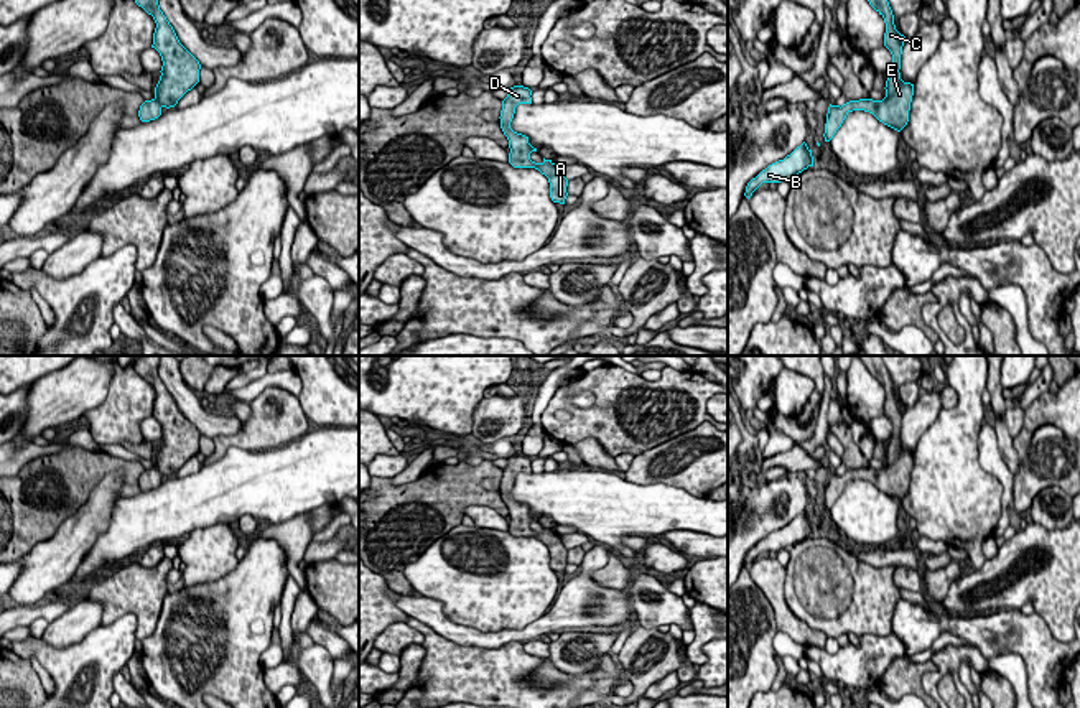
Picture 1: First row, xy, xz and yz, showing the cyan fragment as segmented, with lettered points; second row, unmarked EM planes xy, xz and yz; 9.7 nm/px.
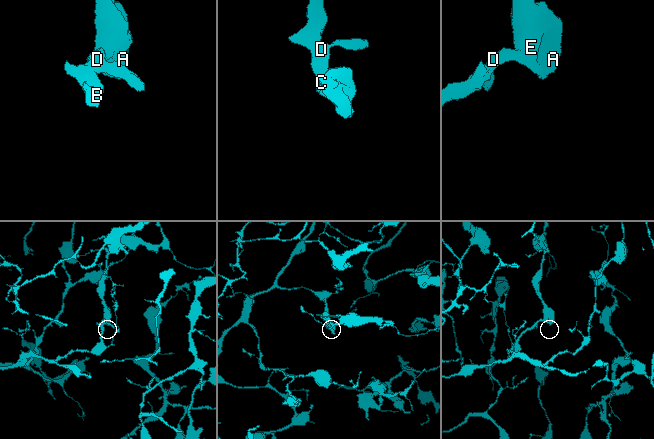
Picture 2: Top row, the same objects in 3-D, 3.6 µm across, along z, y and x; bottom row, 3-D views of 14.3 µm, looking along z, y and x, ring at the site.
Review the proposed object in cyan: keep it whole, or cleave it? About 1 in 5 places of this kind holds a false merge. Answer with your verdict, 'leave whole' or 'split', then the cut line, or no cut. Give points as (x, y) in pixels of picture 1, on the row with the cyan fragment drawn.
leave whole; no cut

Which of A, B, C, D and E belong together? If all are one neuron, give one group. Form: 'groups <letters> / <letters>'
groups A B C D E

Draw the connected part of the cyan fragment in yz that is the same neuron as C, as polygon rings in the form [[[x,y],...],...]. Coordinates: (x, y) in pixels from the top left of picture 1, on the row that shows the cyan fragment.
[[[868,0],[869,5],[884,18],[886,33],[884,46],[892,54],[892,64],[886,81],[886,97],[882,100],[859,99],[846,104],[828,107],[825,123],[825,142],[830,142],[841,127],[846,115],[853,110],[864,110],[873,114],[884,125],[901,132],[909,122],[909,110],[914,95],[914,84],[901,79],[901,54],[905,36],[896,30],[894,15],[887,0]]]

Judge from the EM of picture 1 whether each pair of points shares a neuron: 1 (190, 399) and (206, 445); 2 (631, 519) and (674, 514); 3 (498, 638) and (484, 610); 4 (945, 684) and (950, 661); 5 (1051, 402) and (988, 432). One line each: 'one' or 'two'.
1: two
2: one
3: two
4: two
5: two

